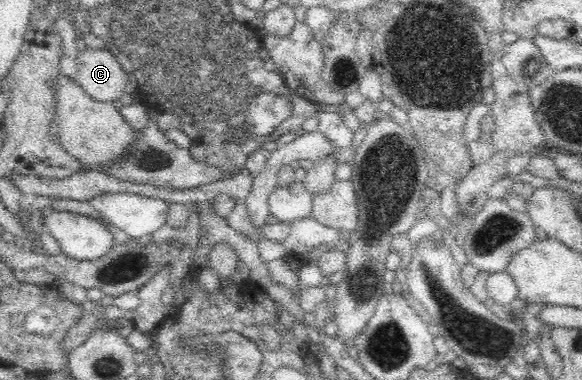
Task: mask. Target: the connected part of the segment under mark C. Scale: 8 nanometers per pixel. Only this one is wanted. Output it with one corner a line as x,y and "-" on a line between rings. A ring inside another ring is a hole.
86,49
79,53
75,80
96,101
113,102
124,95
127,71
106,49

